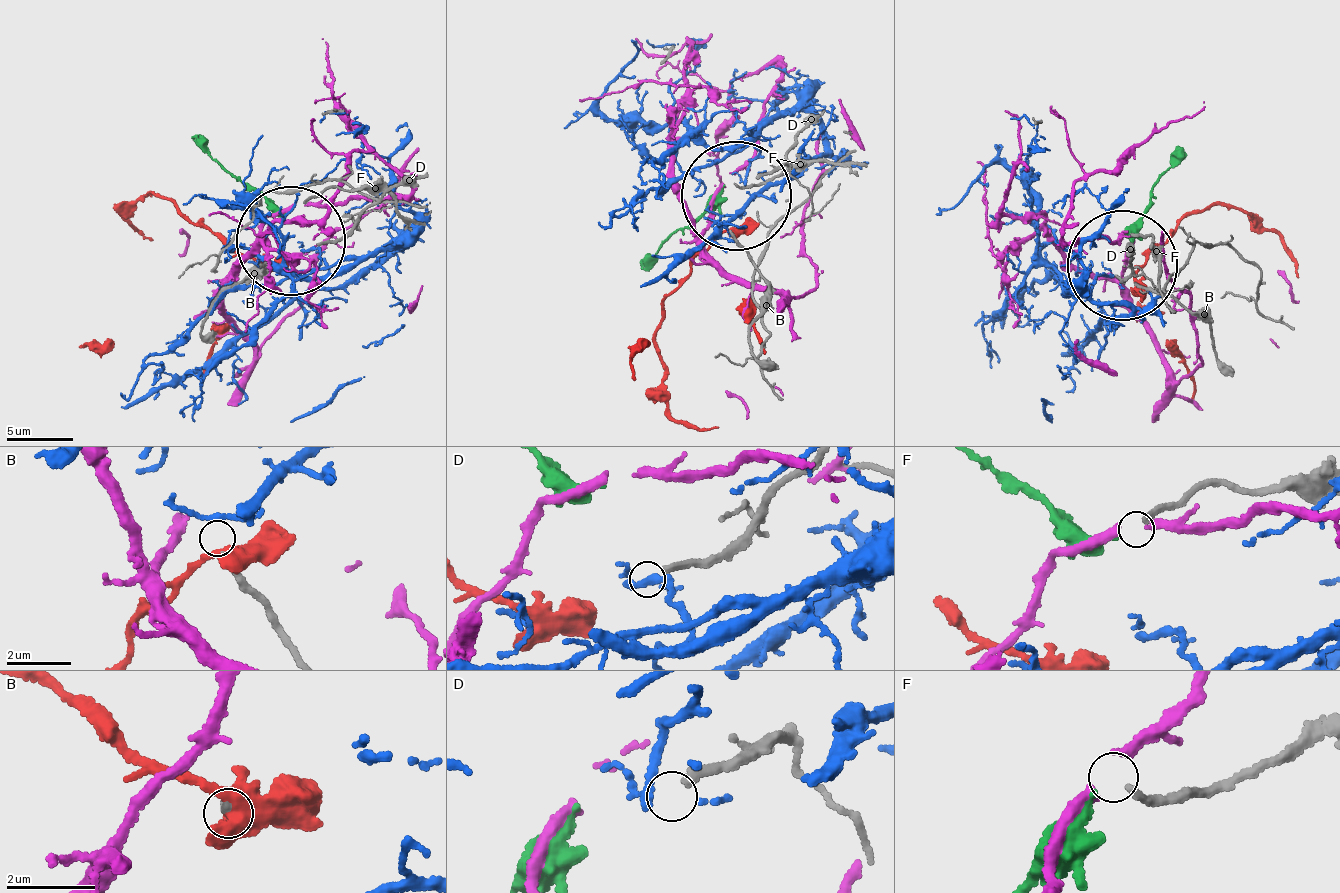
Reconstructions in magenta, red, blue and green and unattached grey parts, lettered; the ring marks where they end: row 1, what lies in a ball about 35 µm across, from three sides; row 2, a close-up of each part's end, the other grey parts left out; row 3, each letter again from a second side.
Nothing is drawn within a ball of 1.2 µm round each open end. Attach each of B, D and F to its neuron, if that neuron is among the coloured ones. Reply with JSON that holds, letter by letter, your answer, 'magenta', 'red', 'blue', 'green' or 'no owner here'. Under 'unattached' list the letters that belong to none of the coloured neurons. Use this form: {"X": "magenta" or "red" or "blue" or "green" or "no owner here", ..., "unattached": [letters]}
{"B": "no owner here", "D": "no owner here", "F": "green", "unattached": ["B", "D"]}

